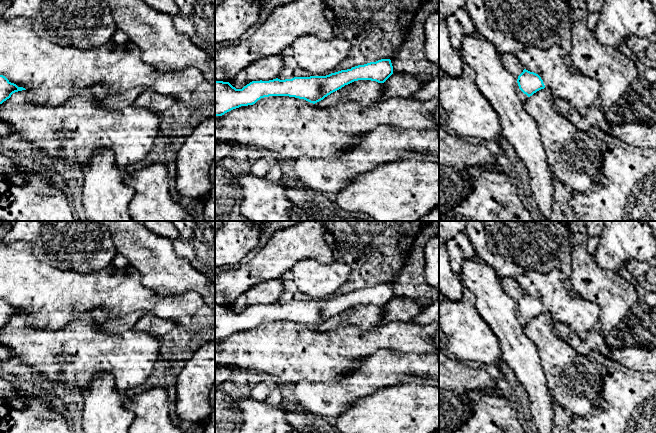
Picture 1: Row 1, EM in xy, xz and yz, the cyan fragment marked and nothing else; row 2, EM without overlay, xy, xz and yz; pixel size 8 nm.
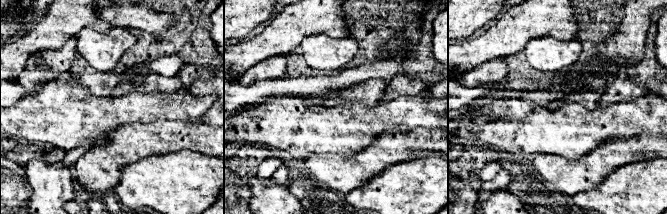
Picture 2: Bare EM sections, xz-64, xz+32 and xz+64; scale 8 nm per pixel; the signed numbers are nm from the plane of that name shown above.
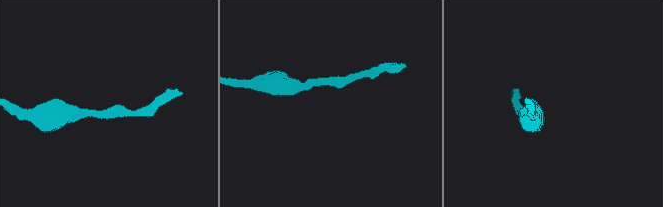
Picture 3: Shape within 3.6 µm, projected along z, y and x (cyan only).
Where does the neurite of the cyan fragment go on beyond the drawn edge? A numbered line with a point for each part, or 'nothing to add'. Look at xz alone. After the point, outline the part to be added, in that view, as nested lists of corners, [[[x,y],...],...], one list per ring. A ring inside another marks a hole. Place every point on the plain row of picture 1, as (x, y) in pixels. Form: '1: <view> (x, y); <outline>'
nothing to add

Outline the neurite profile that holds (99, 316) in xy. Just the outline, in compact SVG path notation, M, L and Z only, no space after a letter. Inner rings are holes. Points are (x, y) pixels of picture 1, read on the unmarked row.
M95 308L89 313L89 315L97 327L113 334L119 334L132 330L135 324L146 315L146 312L139 310L120 319L113 319L109 317L108 312L102 308Z

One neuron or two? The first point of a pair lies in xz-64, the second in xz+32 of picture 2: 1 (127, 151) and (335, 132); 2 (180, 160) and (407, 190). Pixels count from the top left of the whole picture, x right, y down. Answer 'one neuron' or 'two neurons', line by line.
1: two neurons
2: one neuron

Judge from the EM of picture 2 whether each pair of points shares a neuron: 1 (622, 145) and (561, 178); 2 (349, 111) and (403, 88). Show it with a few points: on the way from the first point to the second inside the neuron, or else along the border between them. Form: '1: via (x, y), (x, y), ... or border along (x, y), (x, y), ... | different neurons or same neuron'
1: via (607, 157), (586, 173), (576, 176) | same neuron
2: border along (405, 96), (380, 103) | different neurons

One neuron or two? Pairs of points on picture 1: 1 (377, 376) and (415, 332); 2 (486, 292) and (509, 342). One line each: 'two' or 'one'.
1: two
2: one

